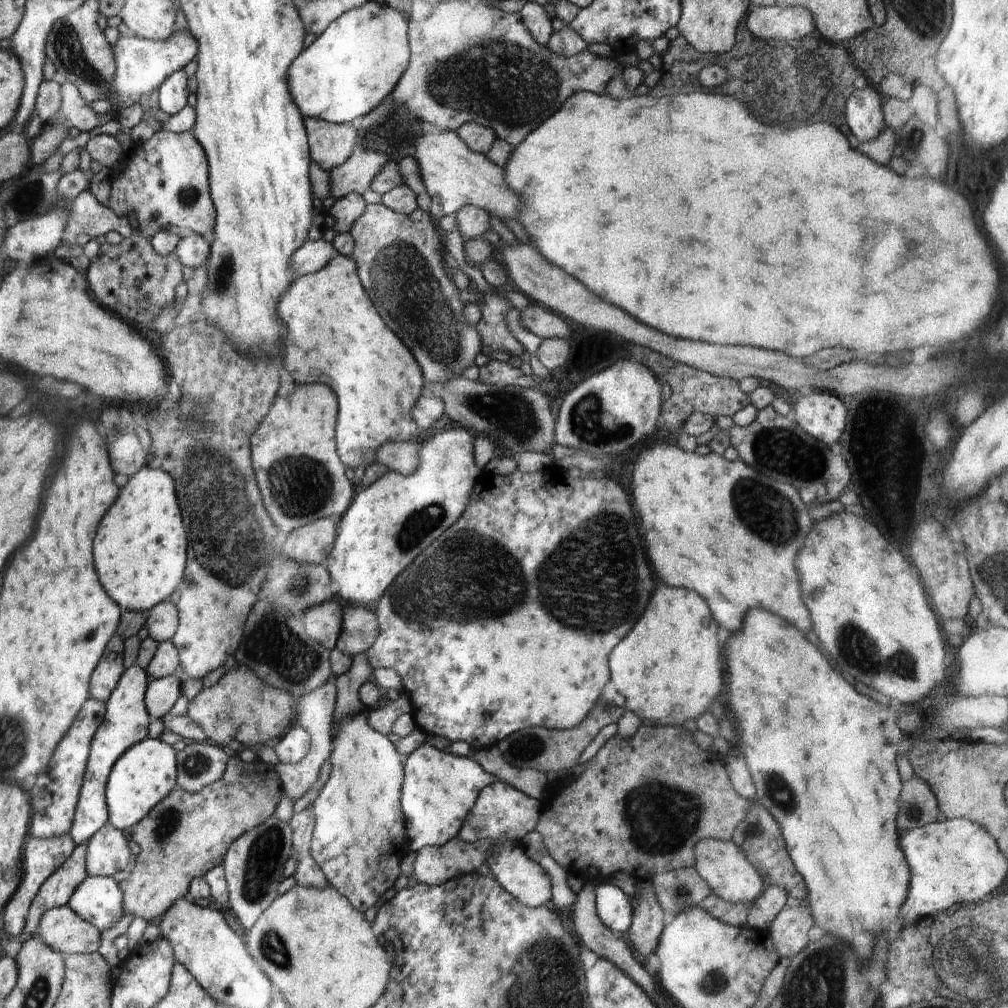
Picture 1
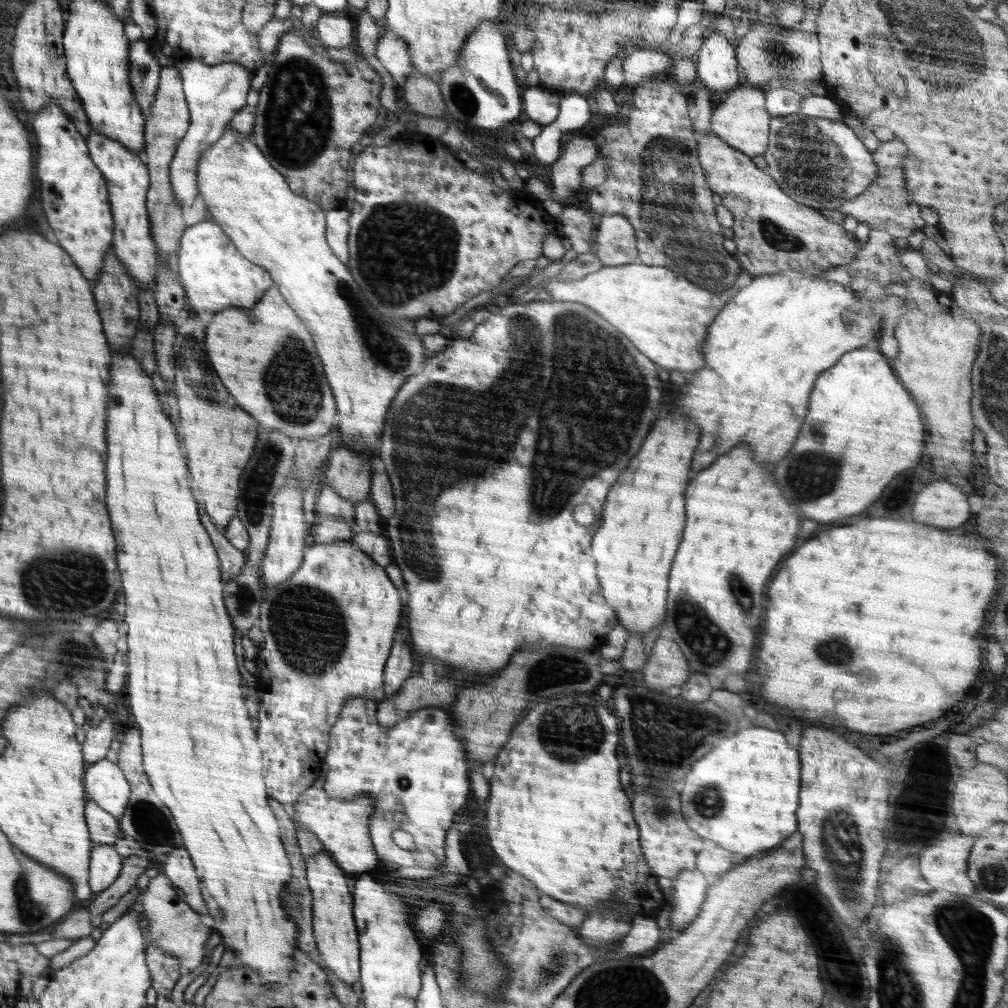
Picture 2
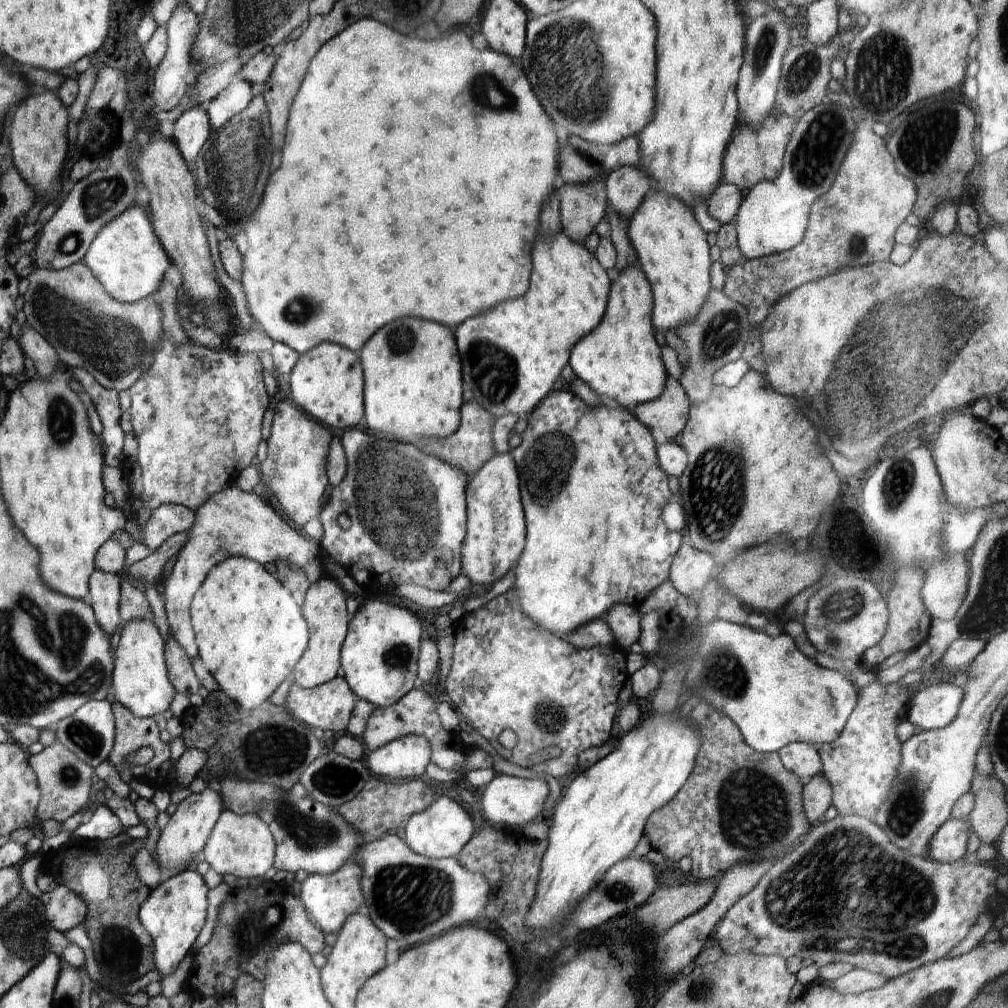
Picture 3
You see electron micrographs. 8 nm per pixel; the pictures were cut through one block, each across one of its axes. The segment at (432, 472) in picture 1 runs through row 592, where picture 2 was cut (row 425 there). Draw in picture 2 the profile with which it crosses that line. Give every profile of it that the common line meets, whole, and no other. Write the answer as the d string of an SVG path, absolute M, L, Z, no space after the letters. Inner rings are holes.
M226 126L222 136L202 151L197 164L197 177L198 192L204 199L212 220L222 228L222 232L226 233L244 258L270 273L284 300L312 334L334 395L337 406L336 424L342 432L342 441L360 452L366 452L370 458L375 458L378 456L381 434L392 398L409 376L422 370L428 358L421 336L408 335L394 324L380 324L380 316L374 318L376 312L368 310L370 304L360 294L360 287L354 282L346 264L328 246L325 237L326 212L314 201L294 194L249 138Z

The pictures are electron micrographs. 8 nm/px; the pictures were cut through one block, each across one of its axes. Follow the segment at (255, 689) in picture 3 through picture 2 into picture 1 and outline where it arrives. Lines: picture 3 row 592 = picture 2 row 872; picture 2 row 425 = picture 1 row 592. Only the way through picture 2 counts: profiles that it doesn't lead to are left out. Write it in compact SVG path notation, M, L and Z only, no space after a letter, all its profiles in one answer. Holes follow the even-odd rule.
M148 464L138 469L120 490L116 502L108 508L106 516L98 524L94 538L94 564L96 572L102 574L102 586L108 596L123 610L150 610L164 599L170 599L179 590L186 566L186 530L182 526L182 514L174 490L174 482L160 467L151 468Z

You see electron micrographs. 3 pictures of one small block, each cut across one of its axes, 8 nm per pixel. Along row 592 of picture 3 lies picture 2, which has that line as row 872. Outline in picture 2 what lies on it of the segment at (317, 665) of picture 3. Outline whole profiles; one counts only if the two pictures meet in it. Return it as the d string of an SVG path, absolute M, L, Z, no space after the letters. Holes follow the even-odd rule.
M322 850L305 860L305 873L312 903L312 916L315 931L315 943L325 964L343 983L351 984L359 980L359 954L361 953L358 931L353 917L353 895L346 885L347 875L331 857Z

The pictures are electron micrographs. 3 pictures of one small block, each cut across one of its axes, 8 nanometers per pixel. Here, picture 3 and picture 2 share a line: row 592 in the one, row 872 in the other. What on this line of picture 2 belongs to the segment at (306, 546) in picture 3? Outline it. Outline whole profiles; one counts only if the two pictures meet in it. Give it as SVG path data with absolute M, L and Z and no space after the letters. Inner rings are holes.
M317 779L308 790L302 792L298 801L289 809L292 820L297 830L302 827L309 830L320 842L322 842L323 850L331 854L336 864L346 872L347 876L359 876L369 873L372 869L378 867L378 855L376 854L369 831L370 816L373 815L374 806L370 802L370 797L364 795L357 796L354 800L338 800L330 798L323 789L322 779ZM182 846L173 848L168 853L164 866L164 874L173 884L184 892L185 903L193 909L198 916L209 914L209 908L202 898L202 887L195 873L195 866L191 861L189 852Z

